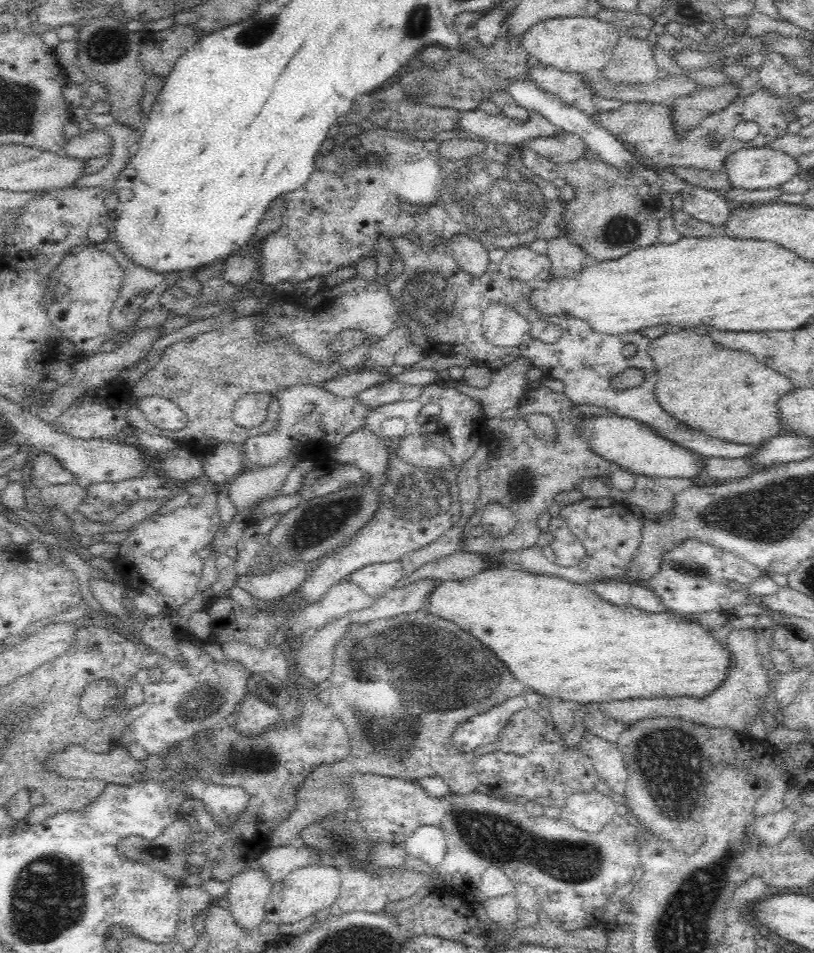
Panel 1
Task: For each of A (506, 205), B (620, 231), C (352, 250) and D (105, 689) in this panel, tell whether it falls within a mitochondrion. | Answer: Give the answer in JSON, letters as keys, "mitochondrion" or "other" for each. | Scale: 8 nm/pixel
{"A":"mitochondrion","B":"mitochondrion","C":"other","D":"other"}

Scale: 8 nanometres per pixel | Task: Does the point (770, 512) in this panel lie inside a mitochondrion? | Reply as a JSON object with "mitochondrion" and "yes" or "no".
{"mitochondrion":"yes"}

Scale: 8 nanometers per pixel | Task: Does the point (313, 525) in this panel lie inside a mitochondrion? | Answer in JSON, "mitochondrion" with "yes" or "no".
{"mitochondrion":"yes"}

